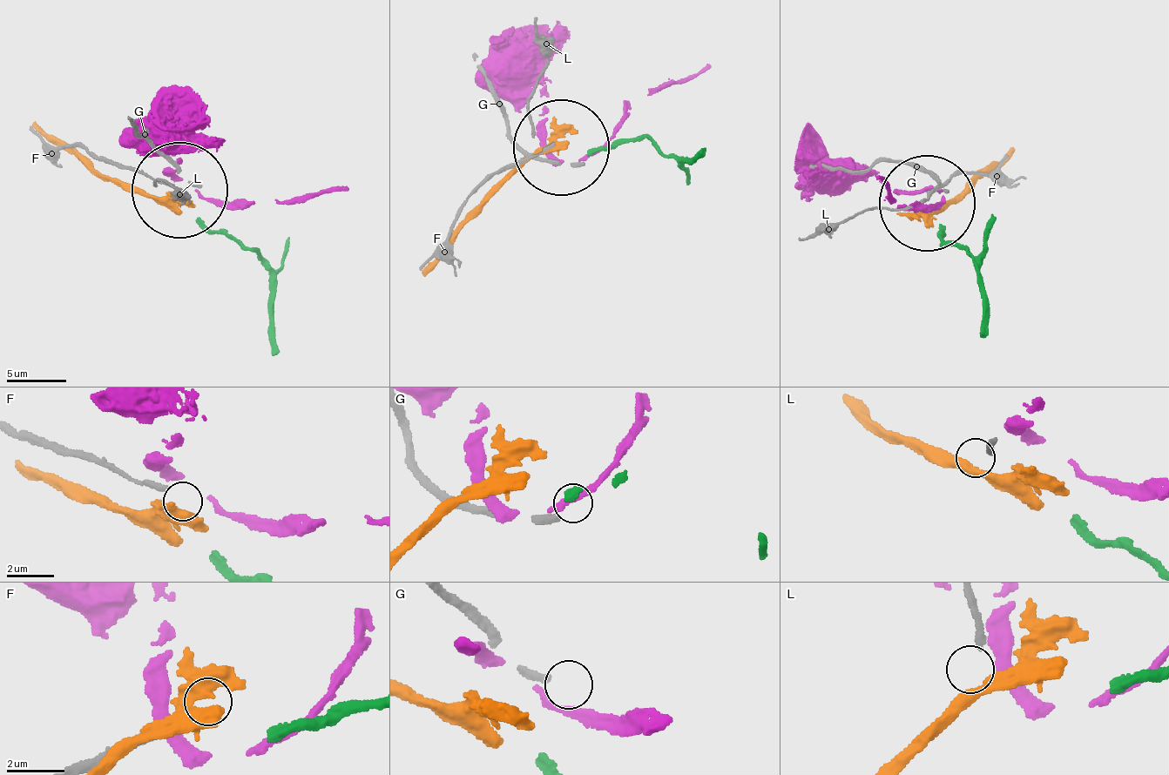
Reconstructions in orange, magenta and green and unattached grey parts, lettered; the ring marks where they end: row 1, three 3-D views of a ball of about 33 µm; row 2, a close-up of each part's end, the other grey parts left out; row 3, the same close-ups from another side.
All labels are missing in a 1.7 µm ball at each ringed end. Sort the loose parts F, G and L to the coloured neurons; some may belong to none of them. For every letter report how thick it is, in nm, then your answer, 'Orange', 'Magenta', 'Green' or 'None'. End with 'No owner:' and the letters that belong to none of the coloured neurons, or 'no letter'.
F: Thickness 280 nm. None
G: Thickness 320 nm. None
L: Thickness 200 nm. None
No owner: F, G, L

